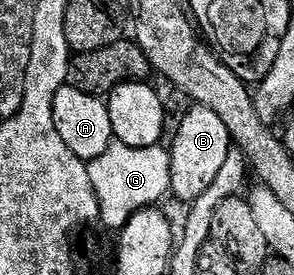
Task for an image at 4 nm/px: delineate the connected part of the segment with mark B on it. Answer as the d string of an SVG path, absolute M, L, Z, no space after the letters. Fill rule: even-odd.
M194 105L184 118L184 123L180 125L179 137L176 143L169 150L170 164L172 165L172 181L170 189L173 198L183 199L186 205L192 205L212 181L216 181L216 176L224 166L224 160L232 149L232 140L228 133L224 121L212 113L212 109Z

